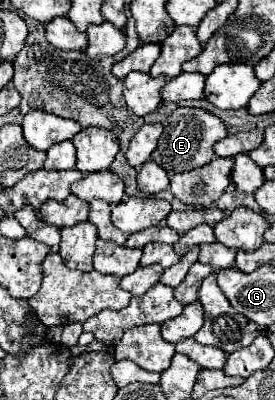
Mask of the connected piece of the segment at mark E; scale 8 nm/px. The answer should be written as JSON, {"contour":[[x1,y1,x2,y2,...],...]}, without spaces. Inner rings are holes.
{"contour":[[178,107,164,123,164,131,160,135,158,147,152,153,152,161,156,161,160,167,164,167,170,175,178,171,190,171,196,167,202,167,214,159,214,143,226,137,226,127,224,123,204,111,204,109,194,109,194,107]]}

